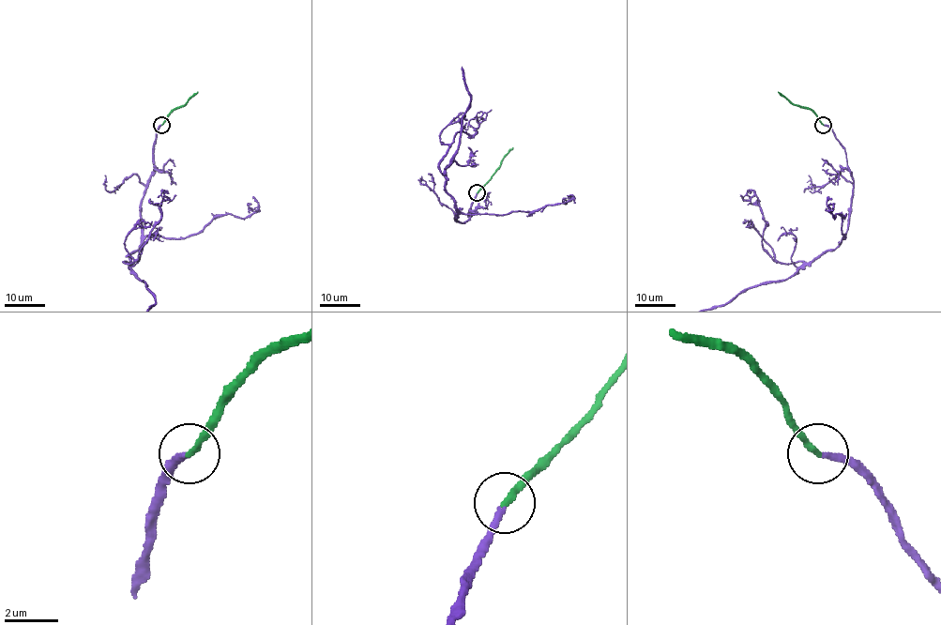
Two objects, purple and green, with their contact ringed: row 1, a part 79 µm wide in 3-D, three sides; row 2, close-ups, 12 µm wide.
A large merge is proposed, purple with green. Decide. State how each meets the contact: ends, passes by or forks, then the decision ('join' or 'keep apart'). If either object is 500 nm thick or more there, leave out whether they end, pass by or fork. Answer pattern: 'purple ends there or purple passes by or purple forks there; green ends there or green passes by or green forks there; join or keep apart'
purple ends there; green ends there; join

